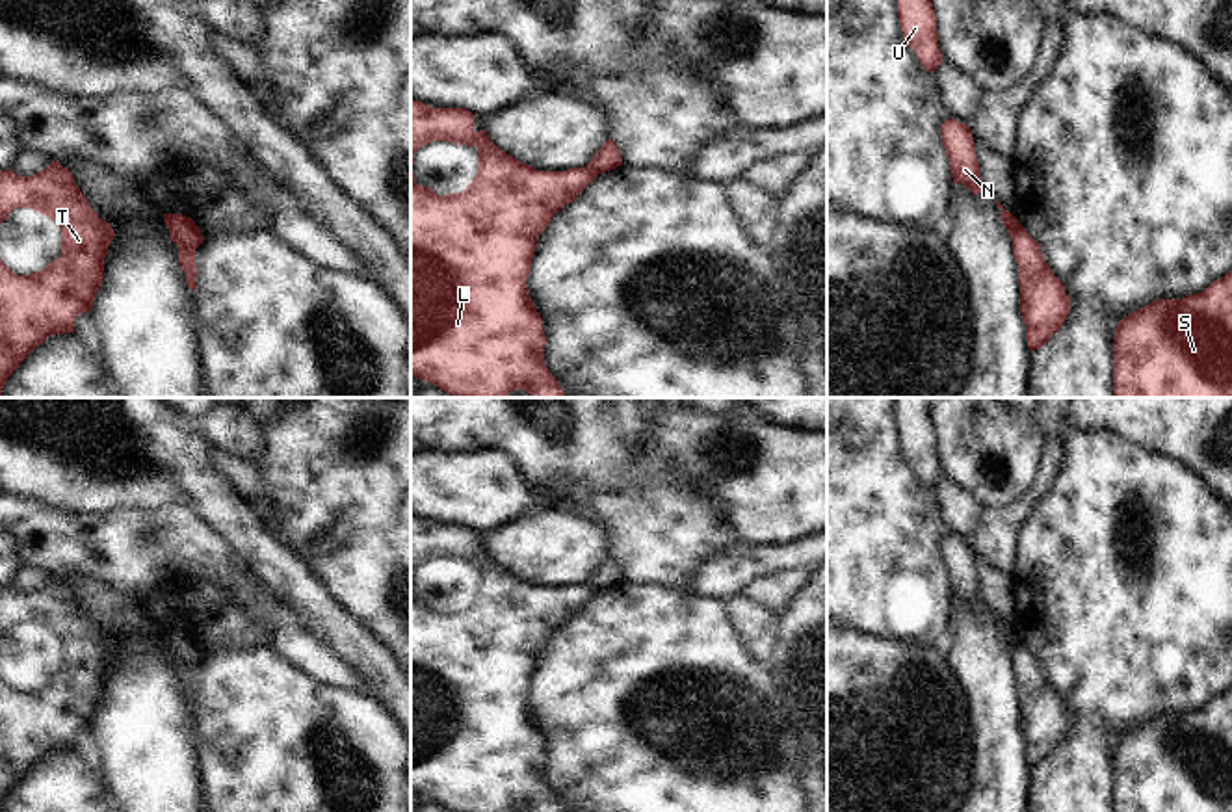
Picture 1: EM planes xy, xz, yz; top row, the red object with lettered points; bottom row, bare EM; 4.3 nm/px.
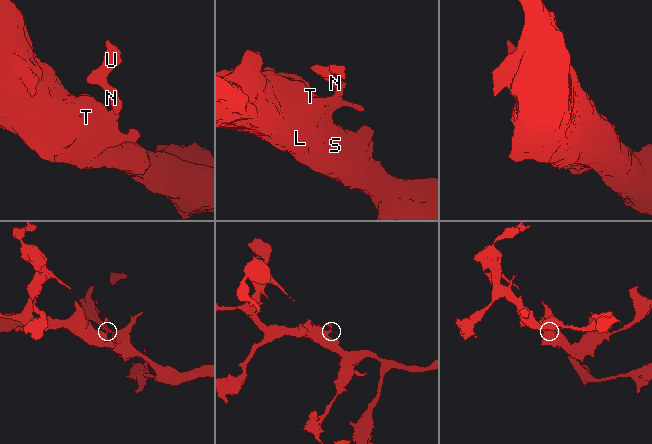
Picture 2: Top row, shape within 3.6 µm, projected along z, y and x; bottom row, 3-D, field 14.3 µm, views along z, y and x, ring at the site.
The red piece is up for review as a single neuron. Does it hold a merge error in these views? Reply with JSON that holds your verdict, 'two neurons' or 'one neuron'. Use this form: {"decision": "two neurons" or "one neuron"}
{"decision": "two neurons"}

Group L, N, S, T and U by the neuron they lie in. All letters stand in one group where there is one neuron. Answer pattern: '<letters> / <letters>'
L S T / N U

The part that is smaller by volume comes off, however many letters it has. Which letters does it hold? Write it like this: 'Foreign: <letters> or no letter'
Foreign: N, U

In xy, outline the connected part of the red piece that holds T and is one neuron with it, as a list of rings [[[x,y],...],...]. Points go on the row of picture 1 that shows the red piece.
[[[54,160],[32,177],[0,171],[0,223],[17,208],[32,208],[59,225],[61,256],[30,275],[15,275],[0,258],[0,396],[7,377],[32,349],[52,334],[74,333],[76,316],[91,312],[115,236],[111,225],[89,206],[72,173]]]

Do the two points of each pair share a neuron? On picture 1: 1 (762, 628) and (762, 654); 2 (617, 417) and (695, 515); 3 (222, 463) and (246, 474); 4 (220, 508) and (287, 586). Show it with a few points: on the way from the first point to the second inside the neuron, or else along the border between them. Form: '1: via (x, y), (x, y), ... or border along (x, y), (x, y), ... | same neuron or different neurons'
1: via (762, 634), (762, 649) | same neuron
2: via (617, 452), (617, 480), (653, 515), (660, 515) | same neuron
3: via (227, 465), (240, 472) | same neuron
4: via (238, 526), (277, 567) | same neuron

